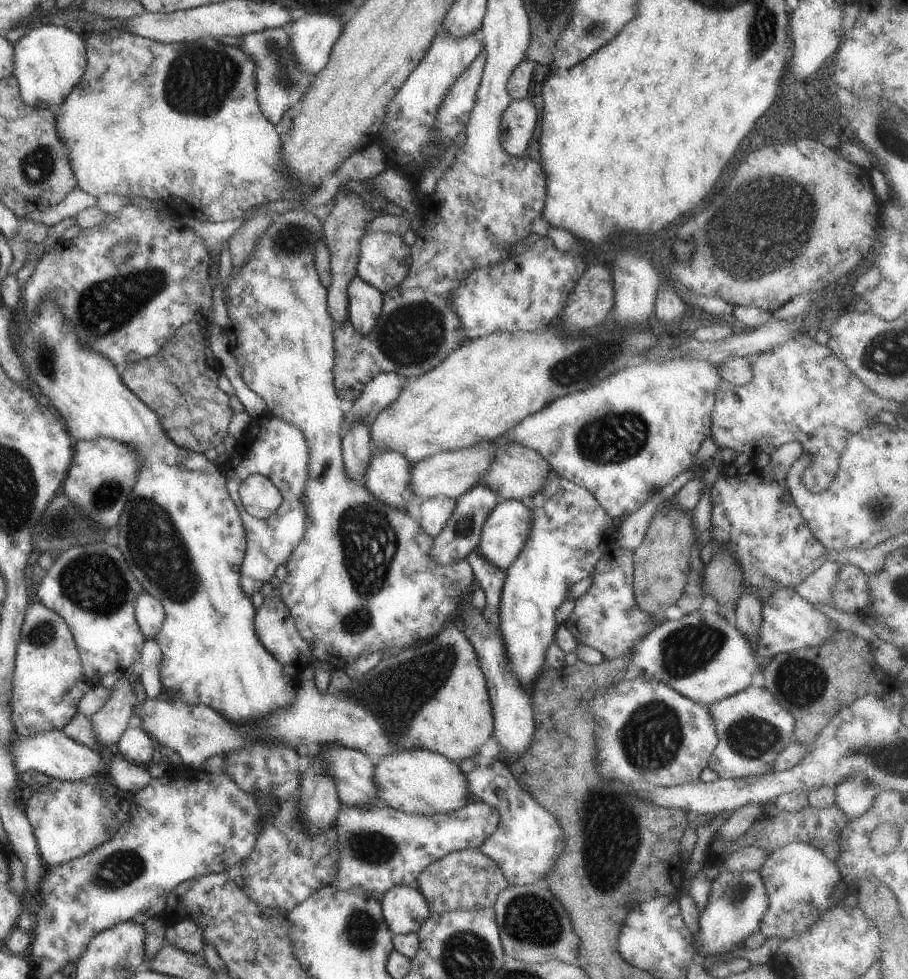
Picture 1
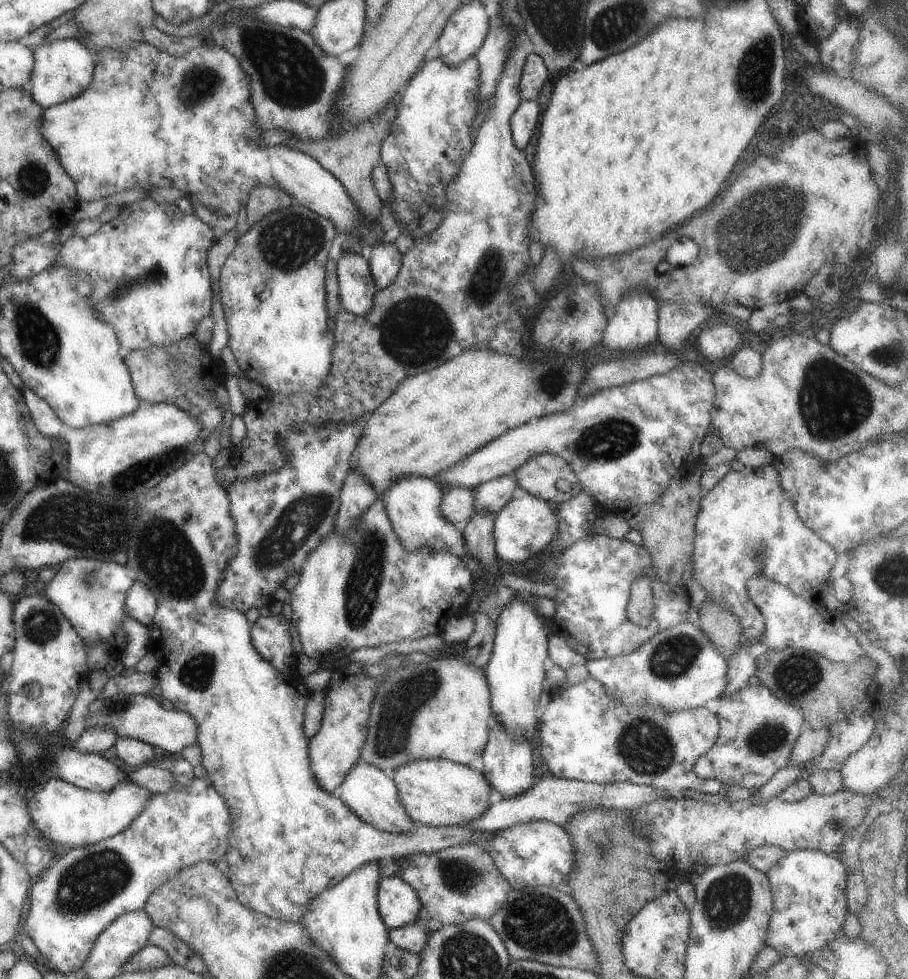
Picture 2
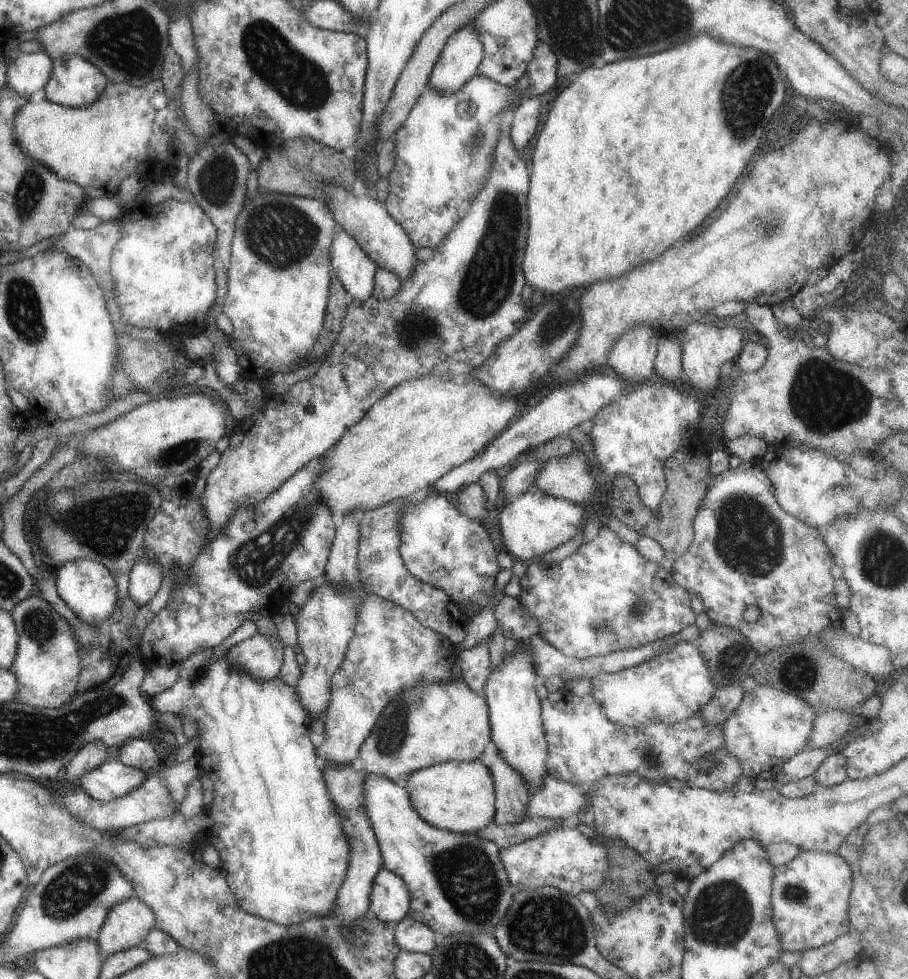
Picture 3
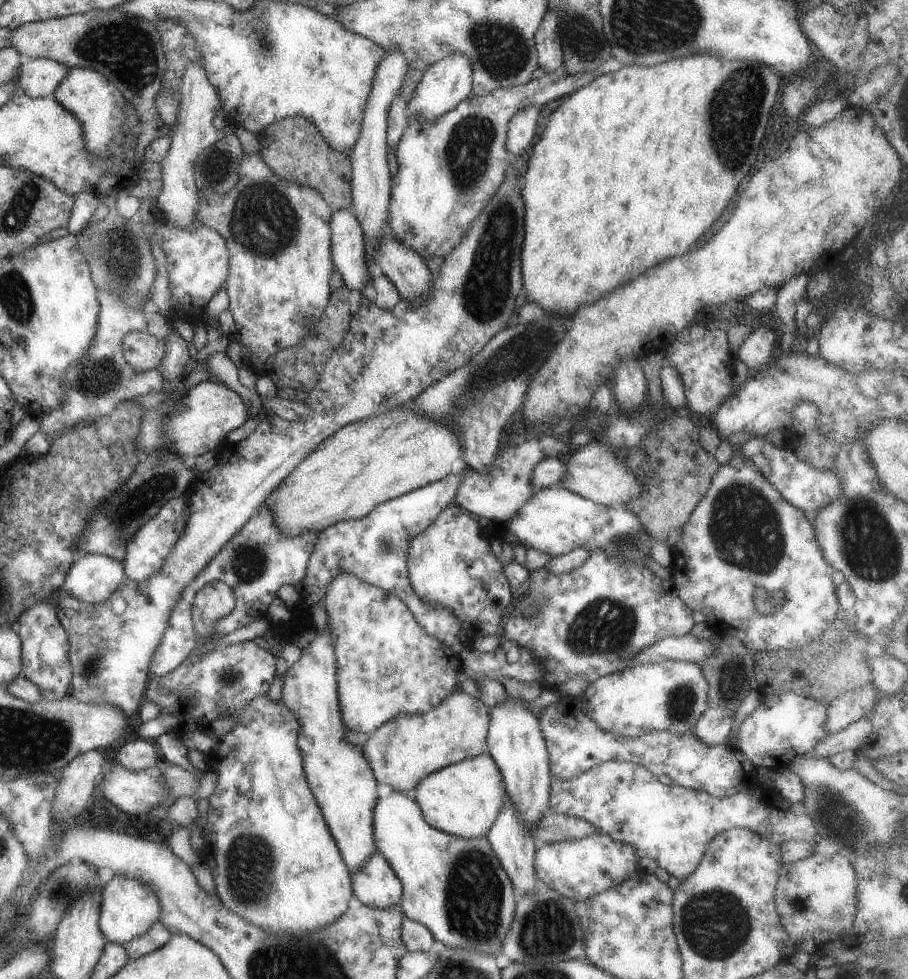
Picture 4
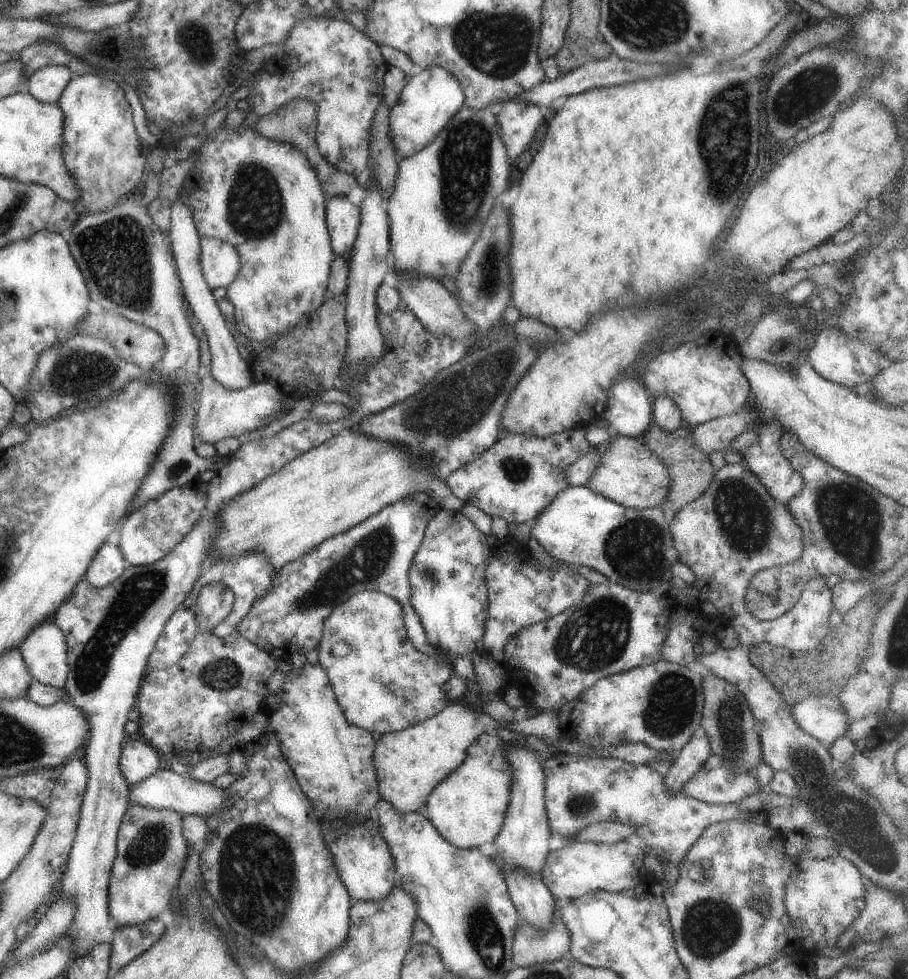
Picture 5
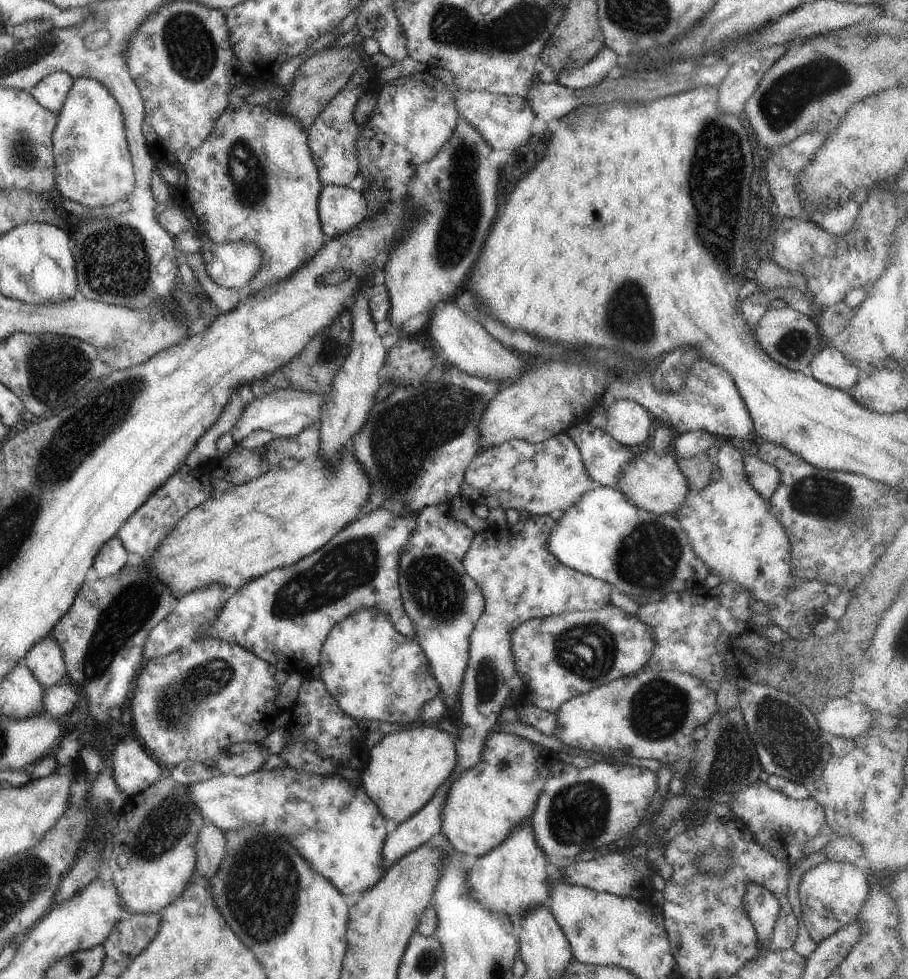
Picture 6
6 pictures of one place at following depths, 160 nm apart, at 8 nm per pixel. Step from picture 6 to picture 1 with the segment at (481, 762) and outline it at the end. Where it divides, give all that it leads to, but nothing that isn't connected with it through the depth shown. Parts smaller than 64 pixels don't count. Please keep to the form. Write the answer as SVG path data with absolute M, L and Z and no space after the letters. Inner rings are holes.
M404 749L382 756L374 766L373 780L381 804L407 814L448 813L471 803L459 767L444 756L425 749Z

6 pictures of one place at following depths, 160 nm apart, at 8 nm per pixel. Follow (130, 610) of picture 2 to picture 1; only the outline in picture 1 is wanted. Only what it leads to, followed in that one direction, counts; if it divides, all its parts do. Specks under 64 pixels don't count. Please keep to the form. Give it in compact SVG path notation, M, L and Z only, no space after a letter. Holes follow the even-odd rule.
M139 593L134 602L135 624L146 639L153 639L163 620L163 609L150 594Z

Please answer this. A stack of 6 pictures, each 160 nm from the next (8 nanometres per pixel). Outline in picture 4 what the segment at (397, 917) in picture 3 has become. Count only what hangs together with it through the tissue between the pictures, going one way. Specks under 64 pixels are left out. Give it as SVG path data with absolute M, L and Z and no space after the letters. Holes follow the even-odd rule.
M375 852L350 874L350 883L353 896L363 905L386 909L400 901L400 880L388 862Z

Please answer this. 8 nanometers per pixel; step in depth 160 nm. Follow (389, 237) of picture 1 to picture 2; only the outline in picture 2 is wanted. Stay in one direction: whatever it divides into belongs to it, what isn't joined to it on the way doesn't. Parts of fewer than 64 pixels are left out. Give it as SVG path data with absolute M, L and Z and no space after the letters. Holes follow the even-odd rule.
M382 240L372 245L368 254L368 269L372 283L377 289L389 286L397 276L402 255L392 243Z

